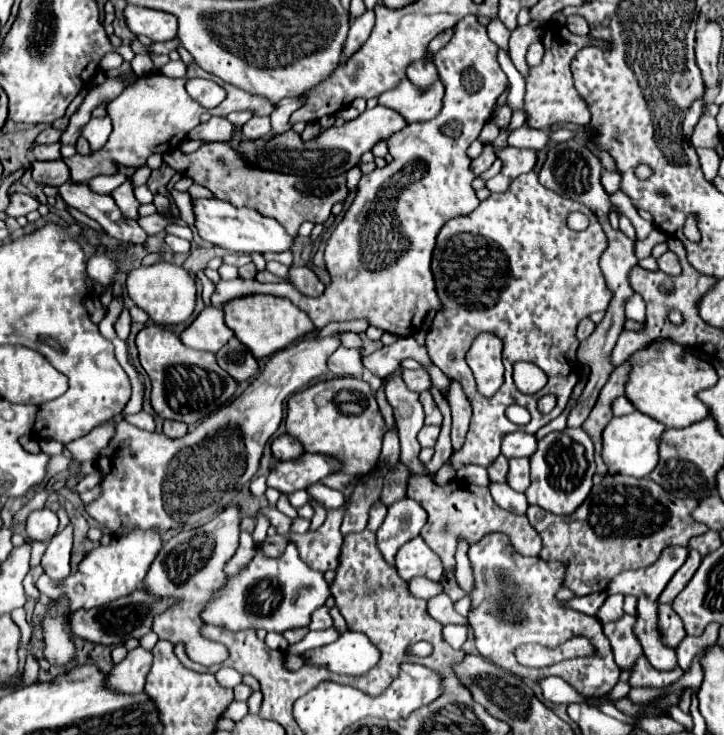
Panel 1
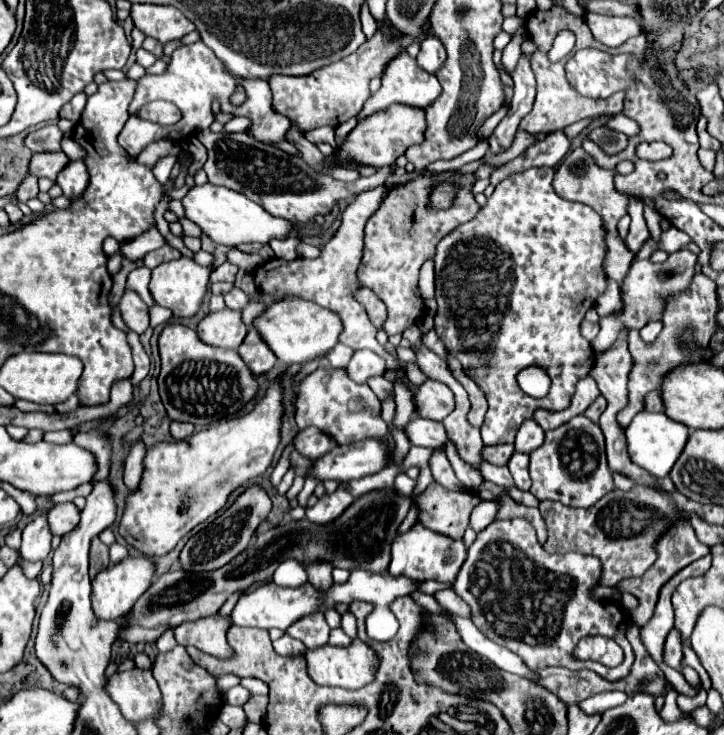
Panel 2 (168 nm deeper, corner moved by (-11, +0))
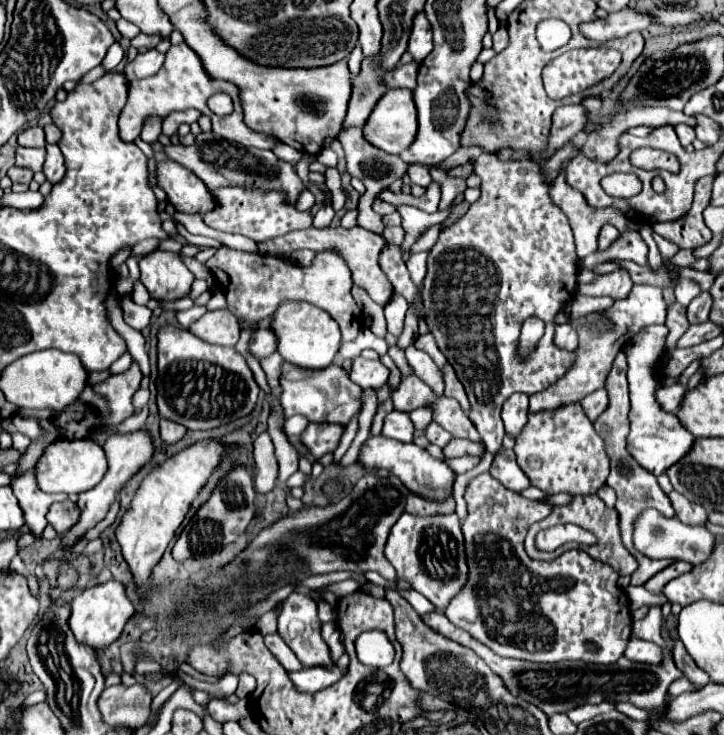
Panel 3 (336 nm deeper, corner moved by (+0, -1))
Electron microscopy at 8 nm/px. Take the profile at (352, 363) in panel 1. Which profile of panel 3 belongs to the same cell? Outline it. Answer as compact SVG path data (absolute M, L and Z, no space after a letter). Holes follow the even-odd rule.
M359 355L351 363L349 379L357 383L361 389L379 389L387 383L387 377L389 377L389 369L379 359L369 361Z

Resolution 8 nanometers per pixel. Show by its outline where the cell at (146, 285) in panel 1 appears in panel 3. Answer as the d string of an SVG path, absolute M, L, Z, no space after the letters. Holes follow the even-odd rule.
M155 251L139 263L141 283L147 287L153 299L175 301L189 295L195 281L193 273L183 265L177 253Z

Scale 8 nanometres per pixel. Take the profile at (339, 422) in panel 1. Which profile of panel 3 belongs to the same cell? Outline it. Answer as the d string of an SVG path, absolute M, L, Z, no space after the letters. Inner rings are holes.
M283 363L281 369L281 405L285 409L285 417L303 415L313 423L335 423L349 425L349 421L361 411L361 387L349 381L347 371L339 365L329 365L325 369L301 369L291 363Z

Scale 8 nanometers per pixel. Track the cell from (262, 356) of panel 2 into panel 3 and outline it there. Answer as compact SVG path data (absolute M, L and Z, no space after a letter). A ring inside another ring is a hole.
M269 329L255 331L251 335L251 339L249 339L249 353L259 361L263 357L269 357L271 353L275 353L275 337L273 337L273 333L269 333Z

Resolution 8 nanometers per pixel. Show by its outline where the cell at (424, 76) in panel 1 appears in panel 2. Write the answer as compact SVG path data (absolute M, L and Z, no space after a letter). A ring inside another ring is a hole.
M432 30L426 34L426 38L420 42L420 52L416 56L416 62L420 68L424 68L430 74L436 74L436 70L444 64L446 50L442 42L432 34Z

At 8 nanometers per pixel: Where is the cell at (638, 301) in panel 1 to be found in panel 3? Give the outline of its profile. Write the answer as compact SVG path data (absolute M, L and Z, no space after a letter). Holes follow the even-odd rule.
M649 325L641 329L625 347L623 353L627 355L629 363L629 391L631 391L631 411L629 423L631 431L627 435L627 449L633 453L633 459L653 475L665 473L673 463L677 463L693 445L695 437L681 427L673 413L665 413L659 409L653 393L657 389L657 381L653 377L653 369L657 369L661 361L661 353L665 353L665 325Z

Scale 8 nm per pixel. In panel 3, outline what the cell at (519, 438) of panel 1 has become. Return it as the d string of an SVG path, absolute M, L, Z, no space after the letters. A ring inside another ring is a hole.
M523 393L511 395L503 405L503 423L507 435L517 439L527 423L527 409L529 409L529 397Z

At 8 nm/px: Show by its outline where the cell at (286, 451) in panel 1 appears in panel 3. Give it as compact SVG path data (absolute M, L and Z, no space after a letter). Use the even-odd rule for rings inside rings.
M309 423L307 429L301 433L301 443L309 449L309 453L315 459L319 459L321 455L333 453L337 449L341 433L343 433L343 429L337 429L337 425Z

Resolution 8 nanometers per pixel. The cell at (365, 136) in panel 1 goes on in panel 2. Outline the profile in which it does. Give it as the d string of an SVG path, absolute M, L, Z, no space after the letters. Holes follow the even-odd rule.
M392 104L390 108L376 112L368 118L364 118L344 140L340 152L336 158L340 160L354 160L362 166L390 166L394 164L412 144L420 144L424 140L426 130L426 118L422 108L410 108L404 104Z

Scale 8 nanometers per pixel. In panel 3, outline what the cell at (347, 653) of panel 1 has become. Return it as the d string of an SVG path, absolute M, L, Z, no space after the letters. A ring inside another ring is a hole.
M319 665L319 667L303 667L297 673L289 673L289 677L299 691L317 693L325 687L335 685L343 677L343 673L337 665L331 665L331 667L321 667Z

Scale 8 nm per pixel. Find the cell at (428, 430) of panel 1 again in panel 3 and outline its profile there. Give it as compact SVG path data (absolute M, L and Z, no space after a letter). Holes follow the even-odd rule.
M393 411L393 413L389 413L385 417L383 435L389 437L389 439L403 441L403 443L411 443L413 441L413 435L415 435L415 425L413 425L413 421L409 419L407 413Z

